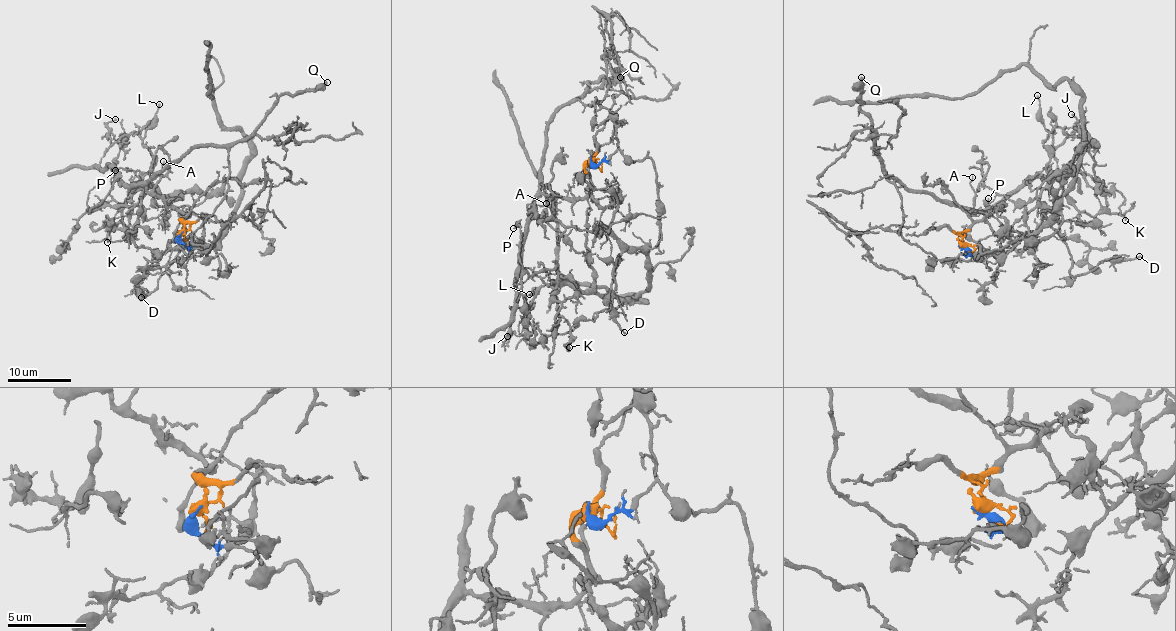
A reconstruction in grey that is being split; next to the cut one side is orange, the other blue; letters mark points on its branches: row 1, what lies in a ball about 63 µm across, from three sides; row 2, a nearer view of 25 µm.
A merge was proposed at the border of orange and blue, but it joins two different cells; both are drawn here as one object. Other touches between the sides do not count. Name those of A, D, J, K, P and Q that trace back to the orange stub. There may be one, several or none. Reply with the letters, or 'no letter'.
A, J, K, Q

